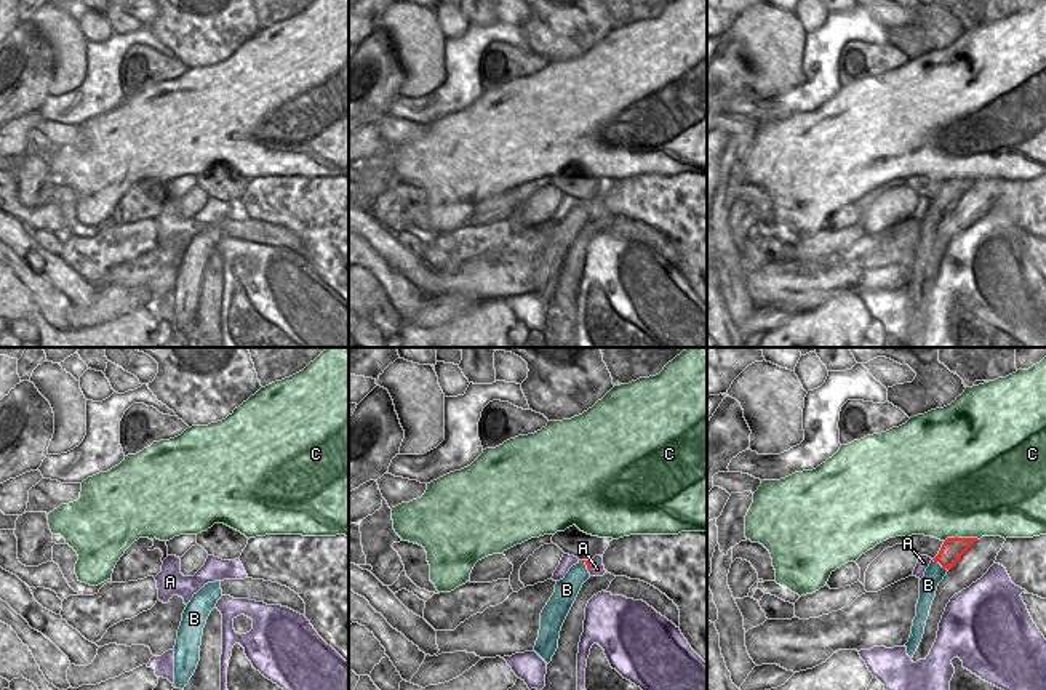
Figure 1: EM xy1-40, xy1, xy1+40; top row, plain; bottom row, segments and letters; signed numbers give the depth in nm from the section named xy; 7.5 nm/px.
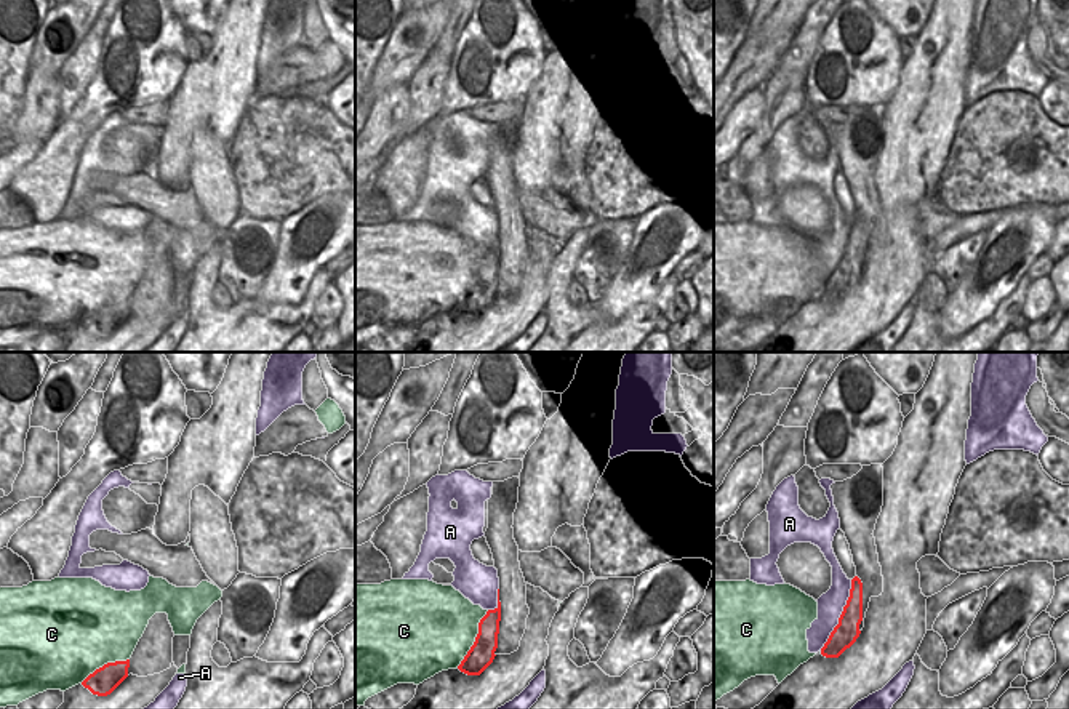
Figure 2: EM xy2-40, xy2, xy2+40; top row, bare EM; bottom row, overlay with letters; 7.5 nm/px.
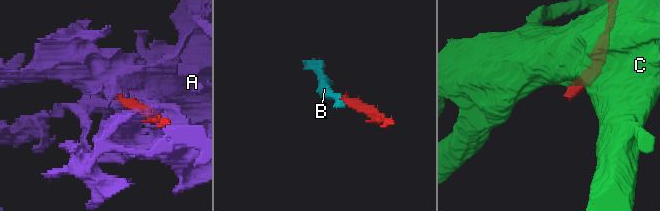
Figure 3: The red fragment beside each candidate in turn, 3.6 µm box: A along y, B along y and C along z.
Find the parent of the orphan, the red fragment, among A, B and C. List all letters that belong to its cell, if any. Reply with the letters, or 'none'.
B

